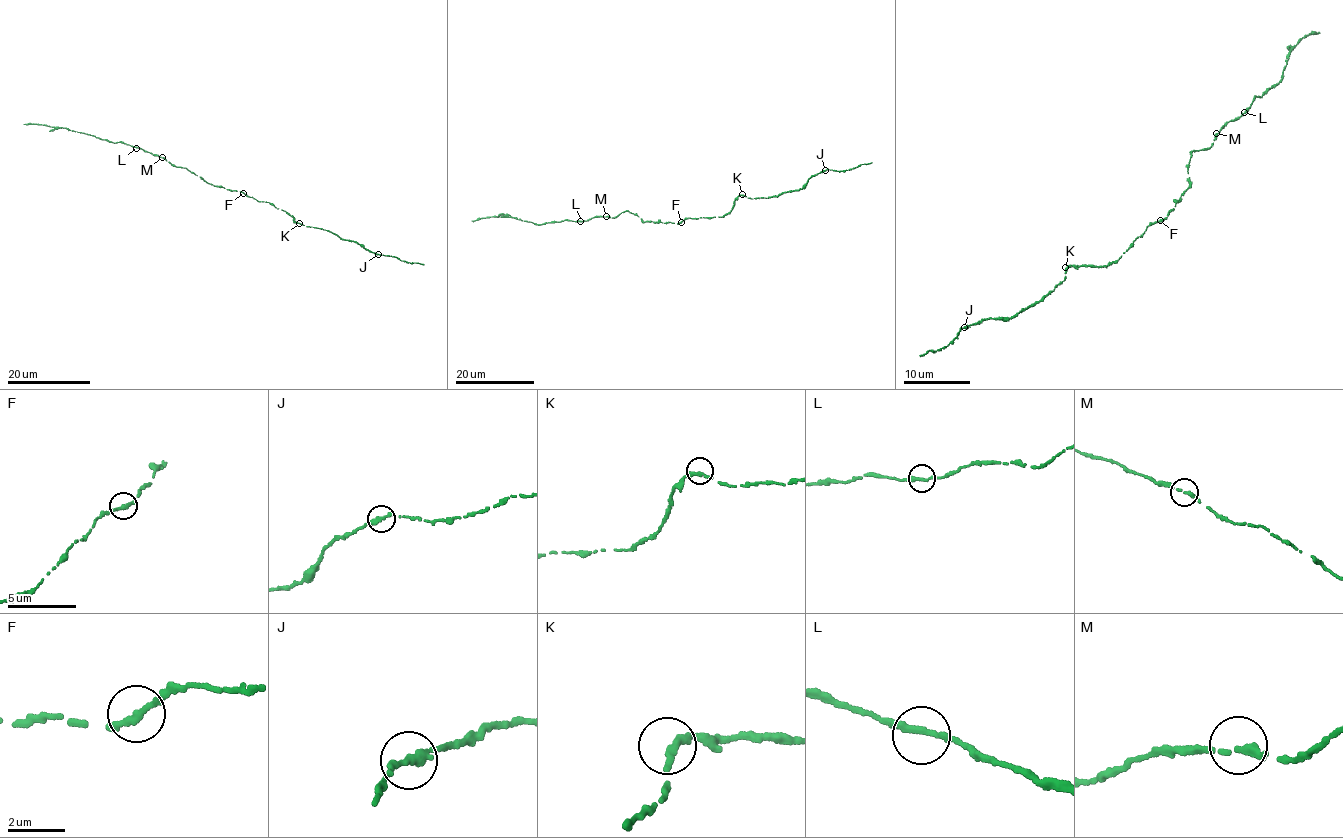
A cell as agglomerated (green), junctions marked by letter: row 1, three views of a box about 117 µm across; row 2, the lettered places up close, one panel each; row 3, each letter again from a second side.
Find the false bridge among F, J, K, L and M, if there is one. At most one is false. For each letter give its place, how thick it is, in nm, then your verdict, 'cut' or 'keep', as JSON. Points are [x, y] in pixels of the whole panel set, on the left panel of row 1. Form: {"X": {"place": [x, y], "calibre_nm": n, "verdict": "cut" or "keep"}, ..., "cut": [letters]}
{"F": {"place": [243, 193], "calibre_nm": 320, "verdict": "keep"}, "J": {"place": [378, 254], "calibre_nm": 400, "verdict": "keep"}, "K": {"place": [299, 223], "calibre_nm": 340, "verdict": "keep"}, "L": {"place": [136, 148], "calibre_nm": 280, "verdict": "keep"}, "M": {"place": [162, 157], "calibre_nm": 340, "verdict": "keep"}, "cut": []}

